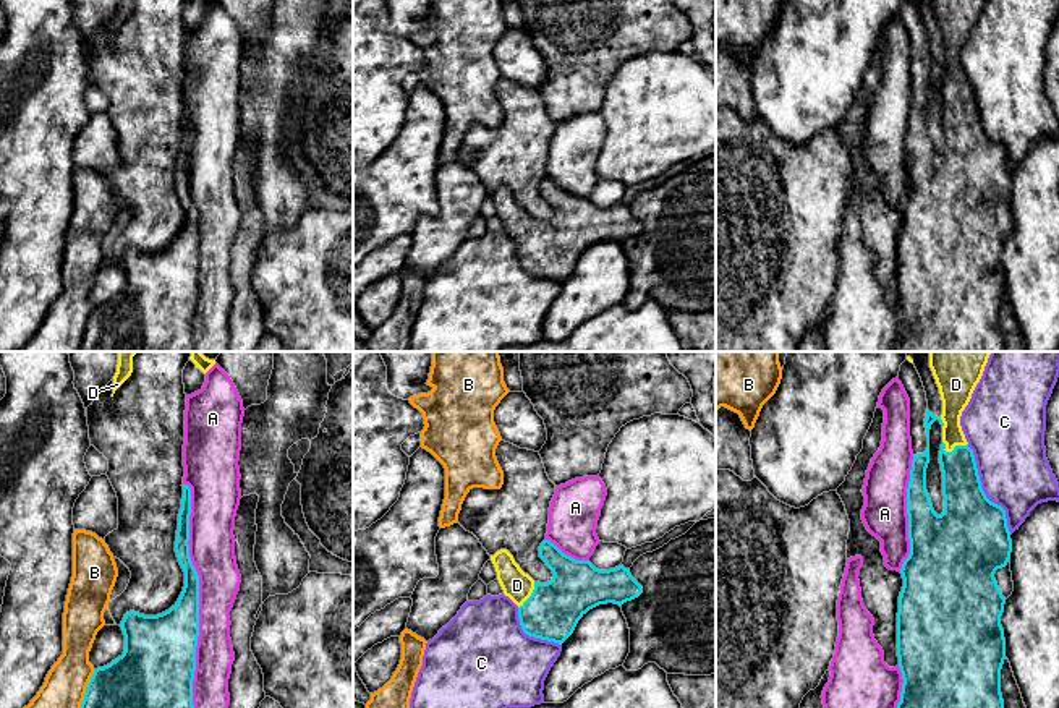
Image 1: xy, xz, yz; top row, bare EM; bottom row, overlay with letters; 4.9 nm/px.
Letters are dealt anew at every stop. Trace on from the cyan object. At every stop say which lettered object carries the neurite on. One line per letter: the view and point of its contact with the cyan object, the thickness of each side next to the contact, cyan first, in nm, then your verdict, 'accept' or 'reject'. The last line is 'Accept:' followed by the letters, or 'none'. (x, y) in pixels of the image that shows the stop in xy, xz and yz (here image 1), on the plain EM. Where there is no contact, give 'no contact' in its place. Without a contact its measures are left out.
A: meets cyan in xy at (198, 235); 260 nm thick on the cyan side, 220 nm on the other; reject
B: meets cyan in xy at (86, 329); 500 nm thick on the cyan side, 240 nm on the other; reject
C: meets cyan in yz at (983, 128); 400 nm thick on the cyan side, 360 nm on the other; reject
D: meets cyan in yz at (954, 85); 200 nm thick on the cyan side, 140 nm on the other; accept
Accept: D

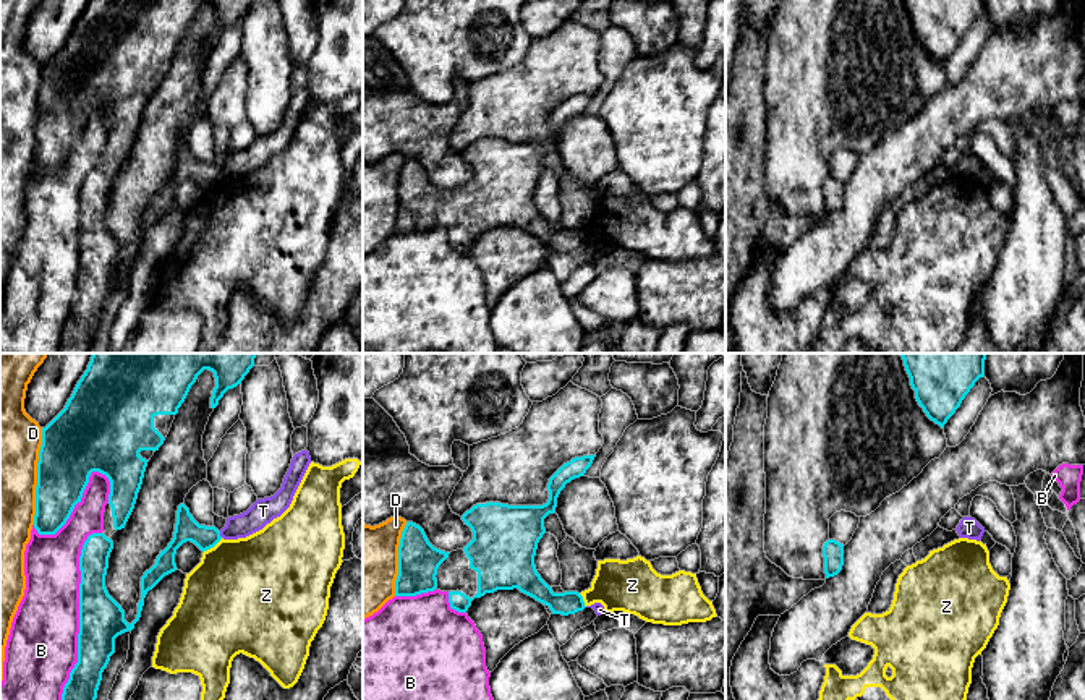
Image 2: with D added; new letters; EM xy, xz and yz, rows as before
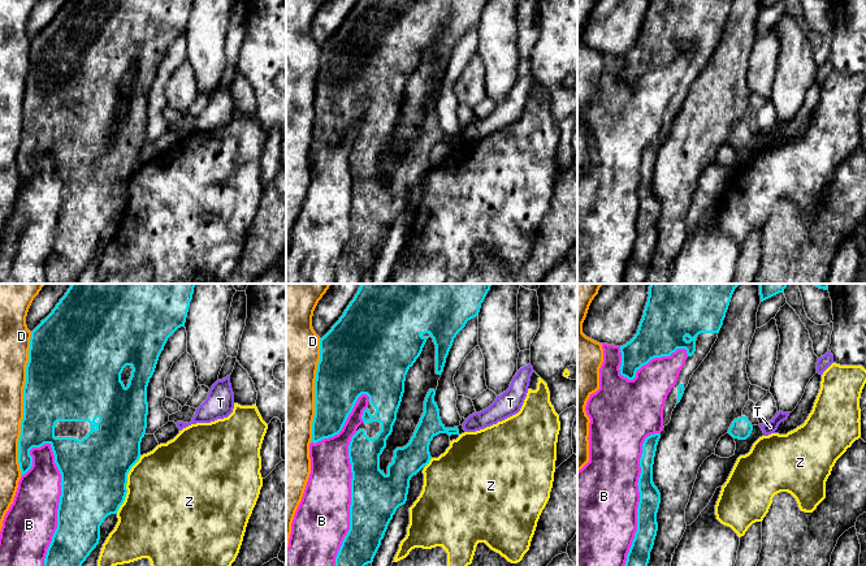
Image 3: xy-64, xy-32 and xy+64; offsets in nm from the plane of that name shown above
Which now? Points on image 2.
B: meets cyan in xy at (80, 256); 220 nm thick on the cyan side, 360 nm on the other; reject
D: meets cyan in xy at (38, 114); 320 nm thick on the cyan side, 400 nm on the other; reject
T: meets cyan in xy at (219, 172); 120 nm thick on the cyan side, 120 nm on the other; reject
Z: meets cyan in xy at (212, 183); 120 nm thick on the cyan side, 480 nm on the other; reject
Accept: none

